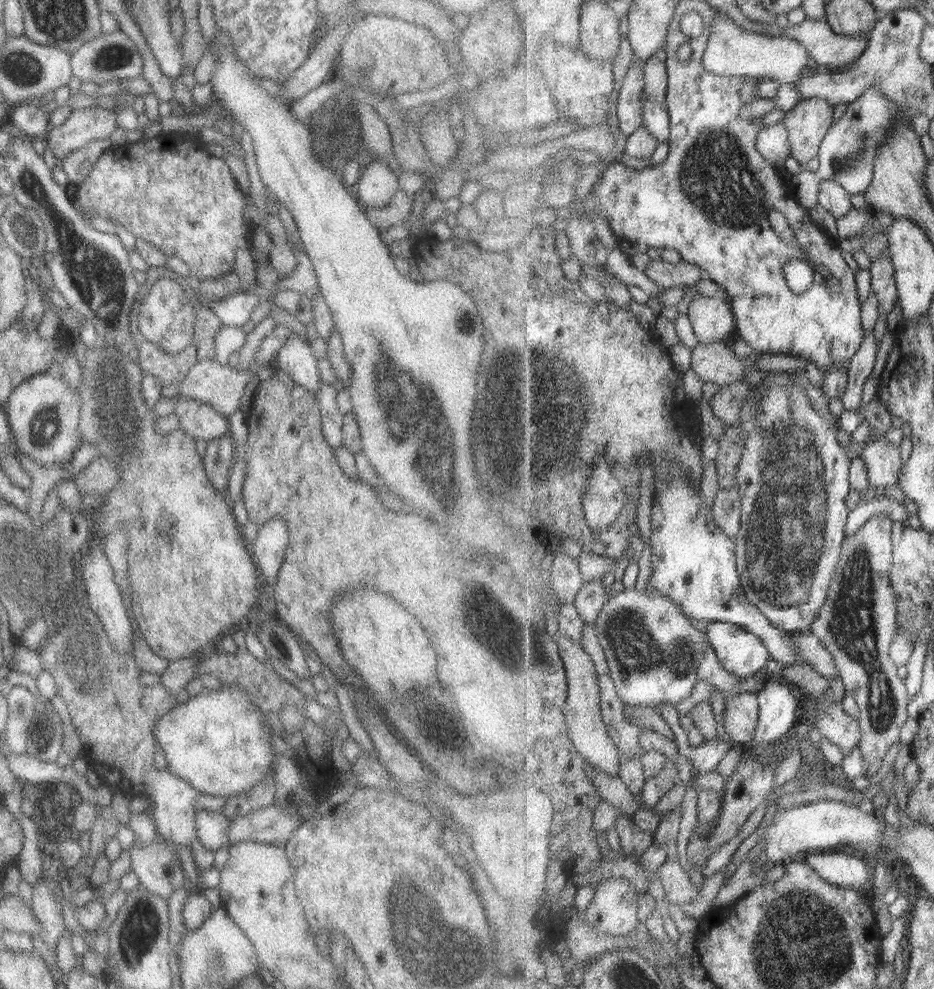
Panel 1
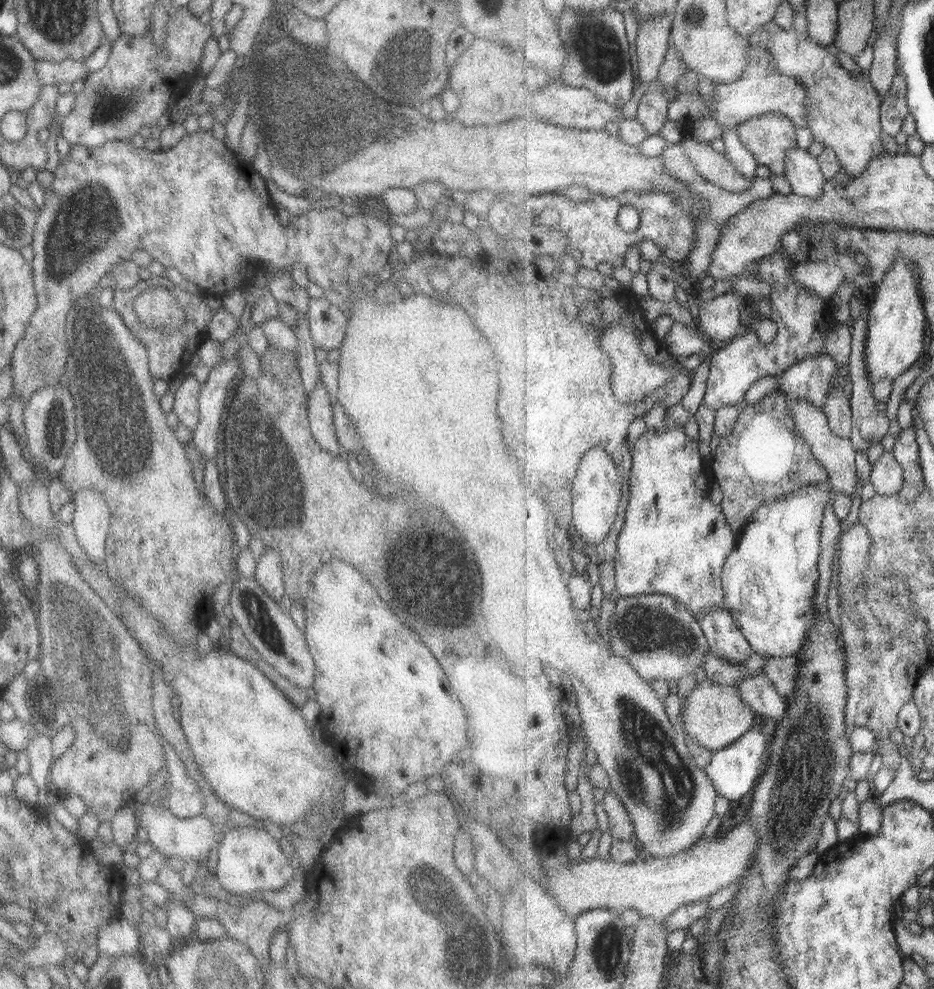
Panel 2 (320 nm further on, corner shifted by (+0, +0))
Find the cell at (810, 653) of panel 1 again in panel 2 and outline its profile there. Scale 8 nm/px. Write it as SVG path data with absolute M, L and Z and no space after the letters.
M713 652L706 654L703 668L707 678L713 682L725 686L738 686L744 678L752 674L764 672L764 662L766 657L759 653L753 653L748 661L741 664L733 664L728 660L717 656Z

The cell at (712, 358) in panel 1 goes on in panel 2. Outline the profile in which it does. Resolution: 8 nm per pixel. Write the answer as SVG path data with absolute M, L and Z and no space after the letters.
M788 396L788 403L792 408L796 431L809 443L815 458L827 471L827 481L830 483L832 492L853 496L855 490L857 490L857 468L855 468L855 454L857 454L857 451L852 440L840 437L831 430L829 419L823 412L822 407L815 406L800 398L792 398L792 396Z

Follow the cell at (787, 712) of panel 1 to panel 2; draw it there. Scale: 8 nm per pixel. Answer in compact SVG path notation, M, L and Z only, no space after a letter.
M767 721L763 727L758 725L744 734L738 741L734 741L726 749L718 750L712 756L712 761L704 768L709 778L718 789L718 794L728 800L741 800L743 796L750 794L751 790L758 785L765 770L765 756L769 755L767 750L767 736L763 729L768 728Z

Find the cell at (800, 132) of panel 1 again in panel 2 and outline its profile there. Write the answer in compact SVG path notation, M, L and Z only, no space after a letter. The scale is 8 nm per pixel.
M779 112L753 118L739 125L737 131L741 143L755 156L758 165L784 176L787 154L798 148L795 127L791 119Z

